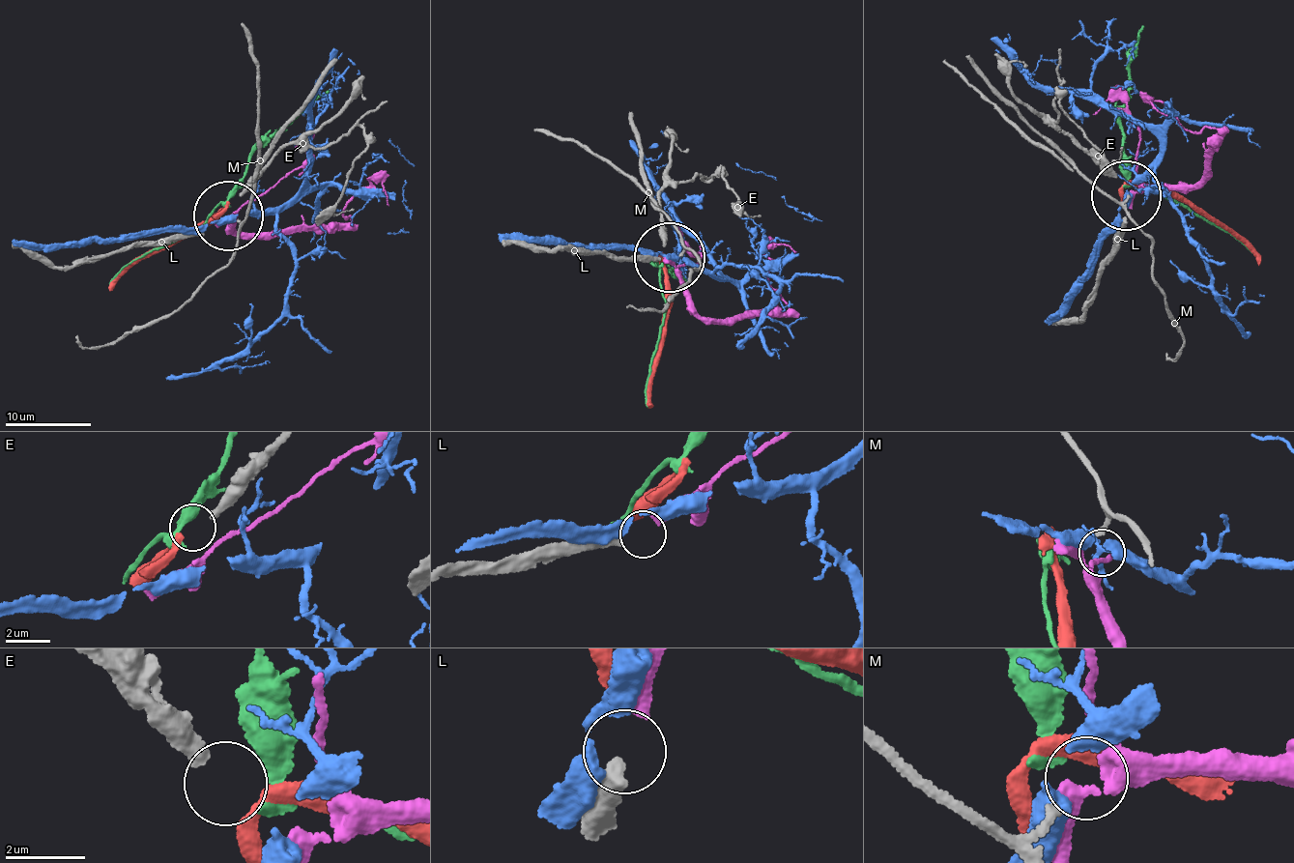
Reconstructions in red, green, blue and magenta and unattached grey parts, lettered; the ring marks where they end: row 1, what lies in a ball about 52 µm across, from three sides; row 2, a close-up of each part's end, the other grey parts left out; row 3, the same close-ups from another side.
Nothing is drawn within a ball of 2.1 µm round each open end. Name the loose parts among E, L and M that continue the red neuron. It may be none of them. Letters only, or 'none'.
none

